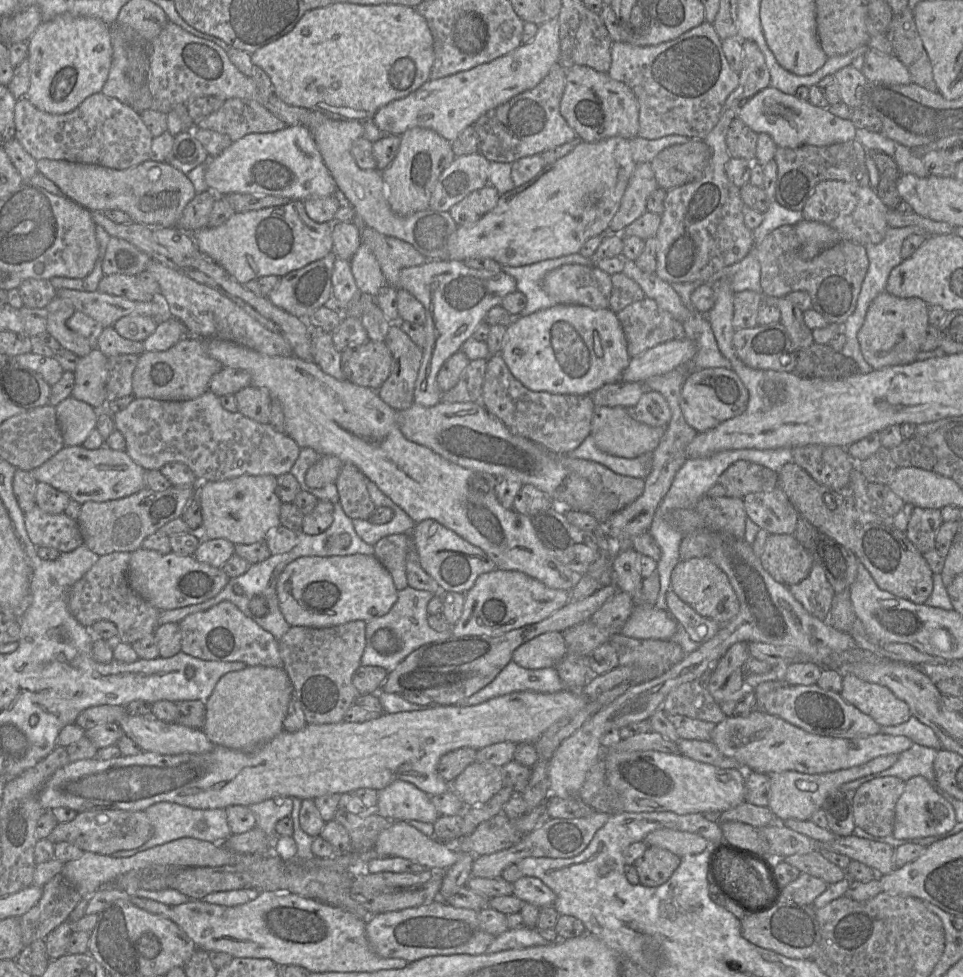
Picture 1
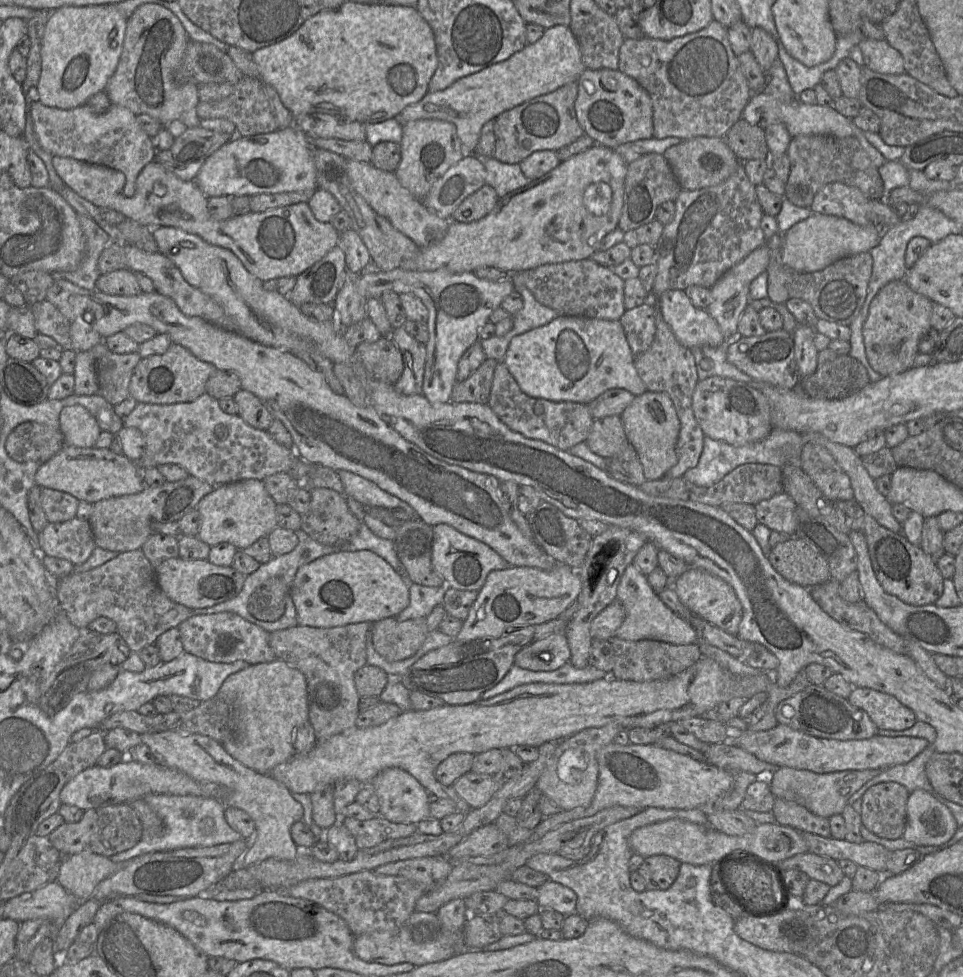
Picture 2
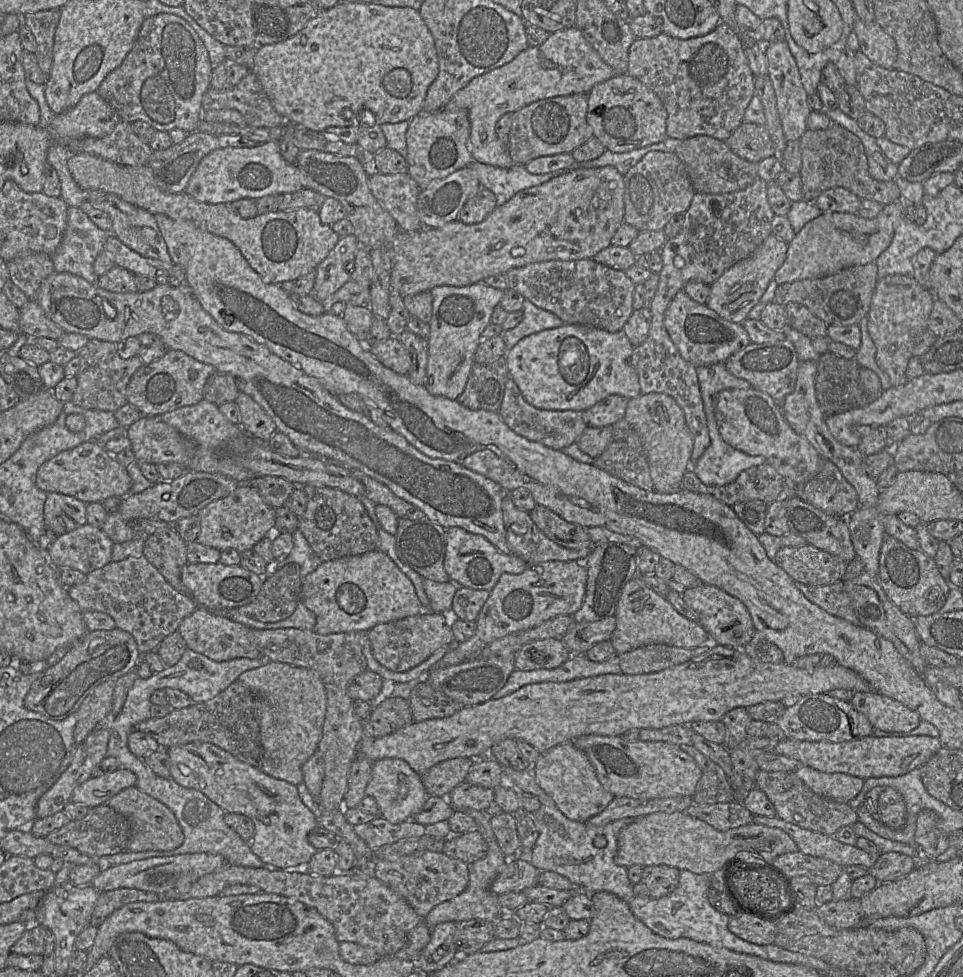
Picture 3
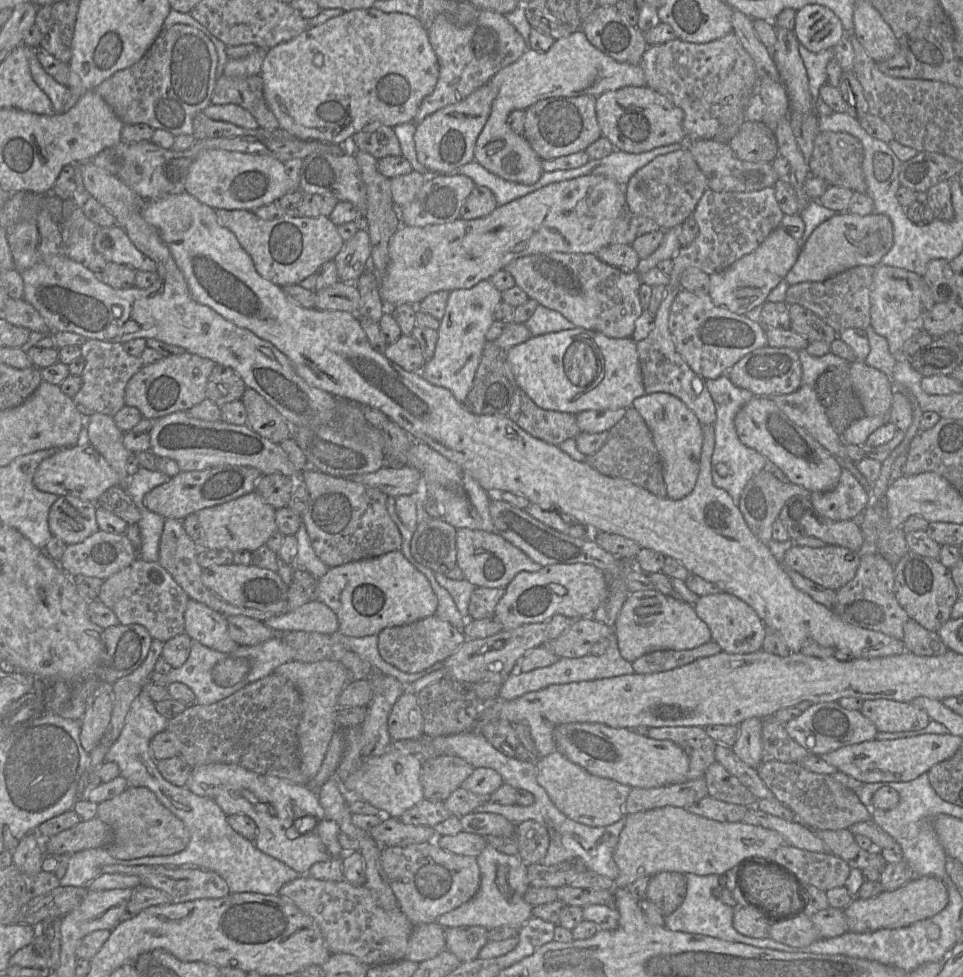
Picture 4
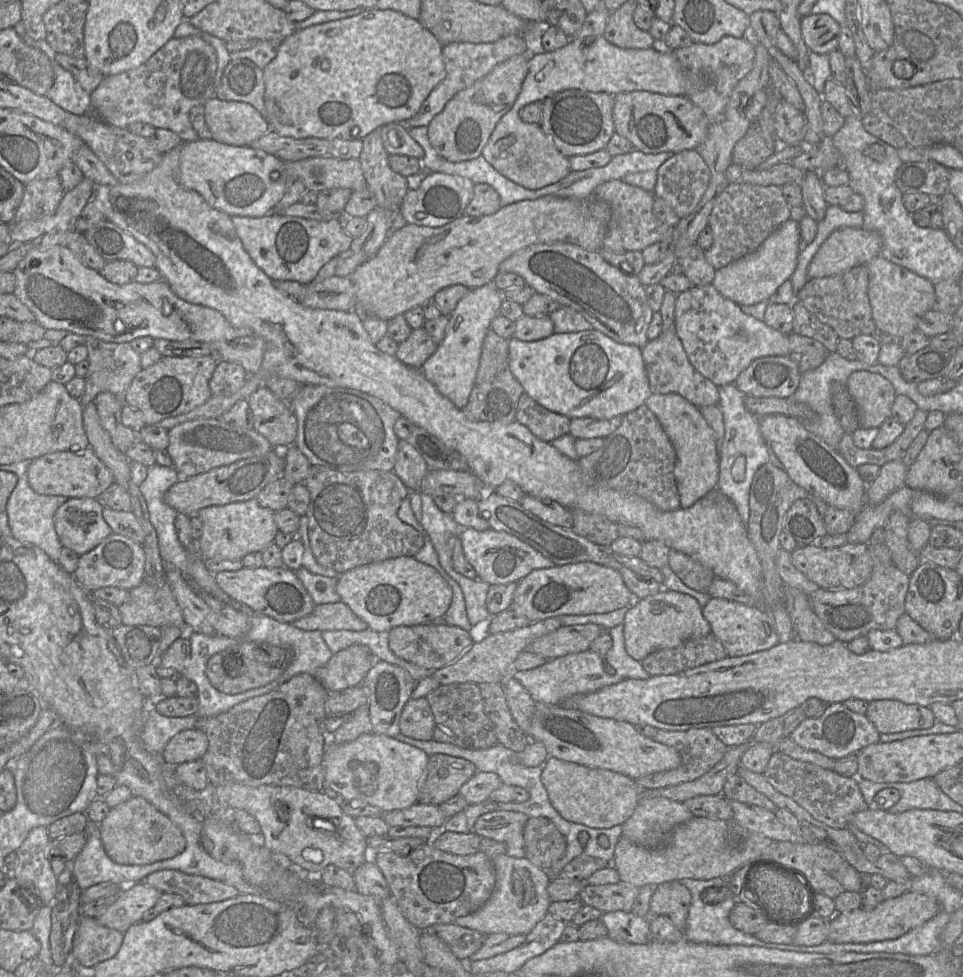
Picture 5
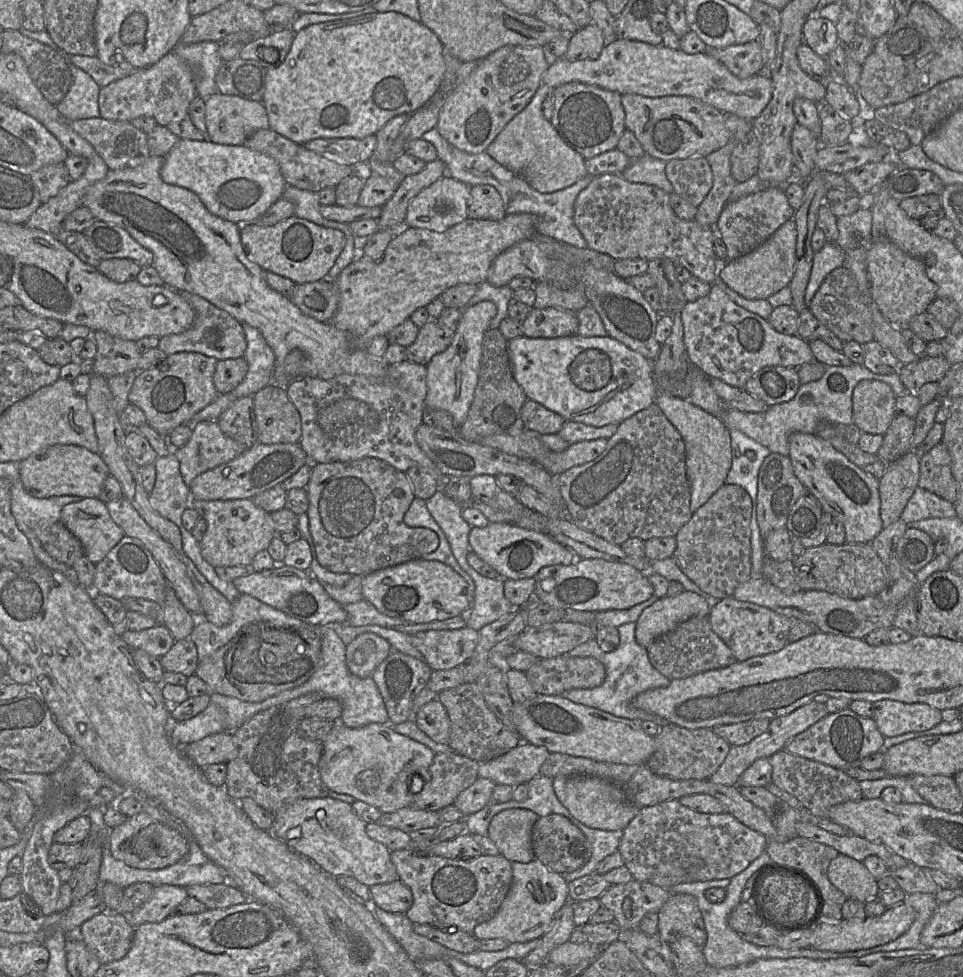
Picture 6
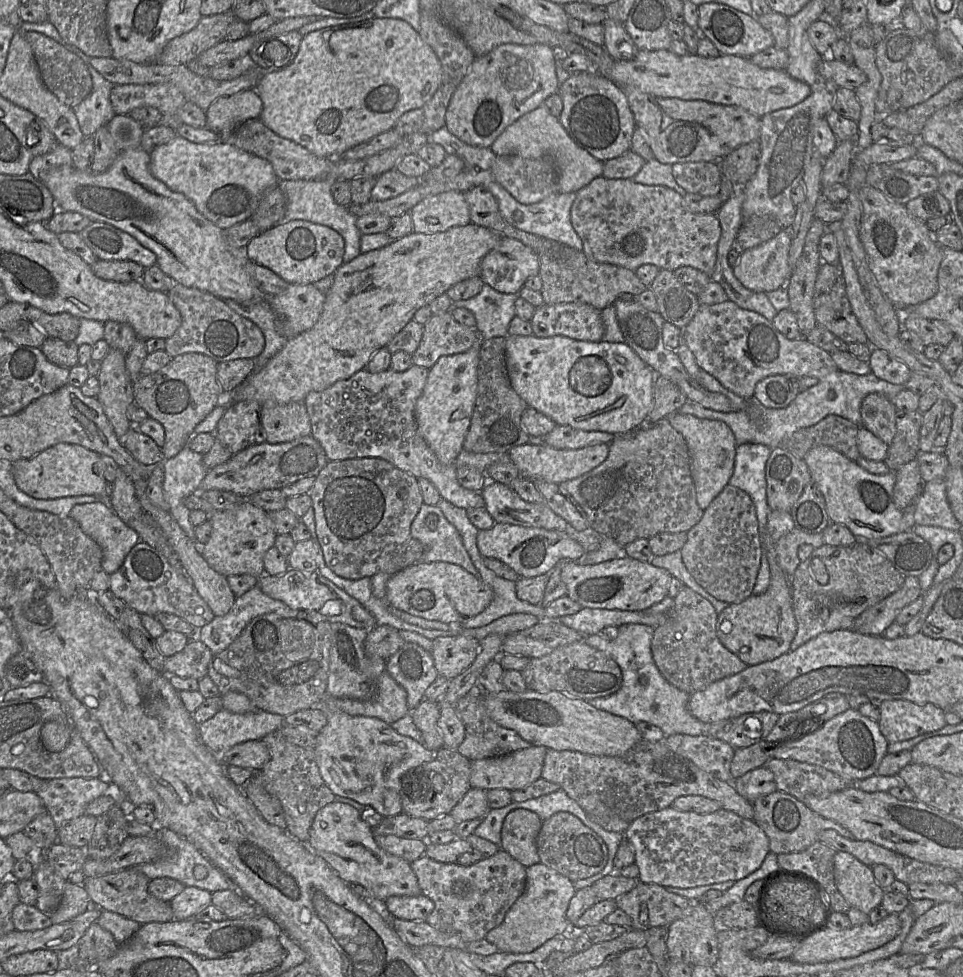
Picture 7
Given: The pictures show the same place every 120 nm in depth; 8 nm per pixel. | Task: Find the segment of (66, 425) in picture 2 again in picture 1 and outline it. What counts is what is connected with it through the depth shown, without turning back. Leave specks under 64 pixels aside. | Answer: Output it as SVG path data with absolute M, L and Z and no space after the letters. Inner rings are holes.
M71 396L61 401L55 412L65 446L82 446L96 428L97 410Z

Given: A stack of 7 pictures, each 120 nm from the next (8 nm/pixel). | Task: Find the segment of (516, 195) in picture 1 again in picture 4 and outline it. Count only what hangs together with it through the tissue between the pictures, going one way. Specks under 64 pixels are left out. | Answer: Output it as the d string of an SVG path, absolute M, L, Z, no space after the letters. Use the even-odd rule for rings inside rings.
M585 175L563 180L543 186L520 198L517 198L503 206L497 206L492 213L485 217L472 220L457 218L456 220L444 224L433 224L424 227L402 225L392 236L389 242L389 263L385 273L379 278L379 294L388 308L409 303L418 305L429 294L439 291L453 291L456 289L470 289L483 280L489 280L496 272L503 270L511 261L537 253L592 253L596 254L601 248L611 243L611 236L614 225L618 217L625 211L624 187L613 179L604 175Z

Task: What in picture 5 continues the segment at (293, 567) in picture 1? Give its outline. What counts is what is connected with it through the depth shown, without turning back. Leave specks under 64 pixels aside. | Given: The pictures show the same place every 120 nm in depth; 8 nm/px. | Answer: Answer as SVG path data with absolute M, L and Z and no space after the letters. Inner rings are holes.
M400 556L379 562L373 562L366 565L358 566L341 573L337 577L336 590L341 597L341 602L347 604L351 610L368 625L368 628L377 632L390 631L396 626L415 626L425 623L431 623L434 620L440 620L450 607L452 601L452 589L448 582L441 576L441 574L432 566L416 560L412 556Z

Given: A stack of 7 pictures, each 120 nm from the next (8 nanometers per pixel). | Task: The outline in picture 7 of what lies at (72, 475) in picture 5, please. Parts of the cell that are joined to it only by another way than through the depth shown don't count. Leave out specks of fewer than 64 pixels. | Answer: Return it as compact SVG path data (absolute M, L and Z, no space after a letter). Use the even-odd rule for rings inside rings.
M58 443L31 458L12 462L12 474L18 488L36 499L70 496L102 496L107 459L81 445Z

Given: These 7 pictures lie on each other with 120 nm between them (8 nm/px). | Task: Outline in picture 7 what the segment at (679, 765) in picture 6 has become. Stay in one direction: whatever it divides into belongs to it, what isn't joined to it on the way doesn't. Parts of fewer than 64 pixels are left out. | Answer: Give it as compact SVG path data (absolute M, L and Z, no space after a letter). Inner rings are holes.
M673 734L665 736L663 742L701 770L719 780L733 783L730 766L735 749L728 743L705 734Z

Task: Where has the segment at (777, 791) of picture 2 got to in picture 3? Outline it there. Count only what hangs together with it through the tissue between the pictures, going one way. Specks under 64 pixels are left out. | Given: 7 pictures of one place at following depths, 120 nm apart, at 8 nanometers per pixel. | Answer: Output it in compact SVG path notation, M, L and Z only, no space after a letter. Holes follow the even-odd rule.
M803 766L794 772L813 792L840 803L849 803L863 788L865 780L845 773L824 773Z

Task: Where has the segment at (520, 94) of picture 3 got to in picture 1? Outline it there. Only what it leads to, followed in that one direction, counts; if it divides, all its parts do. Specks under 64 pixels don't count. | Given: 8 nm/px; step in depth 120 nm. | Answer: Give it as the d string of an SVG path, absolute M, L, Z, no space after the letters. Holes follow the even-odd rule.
M557 18L538 26L533 40L521 44L518 48L488 63L480 64L466 71L461 71L439 79L429 79L408 96L394 100L381 107L372 117L373 122L384 134L401 136L405 131L414 127L431 129L443 138L452 142L459 133L485 114L514 96L537 86L549 73L551 67L558 63L560 54L559 23Z

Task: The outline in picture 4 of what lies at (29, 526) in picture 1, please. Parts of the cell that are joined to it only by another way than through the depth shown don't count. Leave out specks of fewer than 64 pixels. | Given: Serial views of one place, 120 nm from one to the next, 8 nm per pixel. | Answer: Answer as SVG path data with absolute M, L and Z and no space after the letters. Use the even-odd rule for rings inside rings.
M98 530L80 543L67 545L59 566L70 577L84 575L105 580L131 565L136 559L137 549L125 534Z

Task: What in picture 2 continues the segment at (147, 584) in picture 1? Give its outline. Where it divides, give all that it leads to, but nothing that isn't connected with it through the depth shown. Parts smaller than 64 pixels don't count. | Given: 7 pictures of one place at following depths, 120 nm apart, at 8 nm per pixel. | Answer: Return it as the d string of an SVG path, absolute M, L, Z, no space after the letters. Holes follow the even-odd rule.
M169 558L155 566L156 581L159 588L172 601L190 609L207 608L237 596L246 576L231 566L218 566L204 560L183 560Z

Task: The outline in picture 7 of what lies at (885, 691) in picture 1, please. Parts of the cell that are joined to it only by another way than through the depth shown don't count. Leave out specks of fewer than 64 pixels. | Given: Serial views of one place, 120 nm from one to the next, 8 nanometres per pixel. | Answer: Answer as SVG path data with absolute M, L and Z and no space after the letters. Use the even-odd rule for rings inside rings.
M904 699L884 700L877 703L879 703L880 708L879 728L889 743L900 742L927 732L933 732L947 724L945 711L932 703L916 704Z

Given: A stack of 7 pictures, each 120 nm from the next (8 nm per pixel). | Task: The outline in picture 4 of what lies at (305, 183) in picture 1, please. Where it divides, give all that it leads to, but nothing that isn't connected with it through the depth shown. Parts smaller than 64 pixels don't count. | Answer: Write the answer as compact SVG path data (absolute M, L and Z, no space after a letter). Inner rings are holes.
M224 149L201 152L189 167L185 191L214 209L248 210L277 202L290 190L284 164L269 155Z

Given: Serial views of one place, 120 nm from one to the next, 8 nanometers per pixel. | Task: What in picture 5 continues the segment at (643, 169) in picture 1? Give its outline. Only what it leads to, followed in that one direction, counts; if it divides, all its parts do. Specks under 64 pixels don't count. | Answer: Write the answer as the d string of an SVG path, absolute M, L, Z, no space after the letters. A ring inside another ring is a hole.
M694 150L674 154L657 169L655 198L663 199L680 219L690 215L700 202L710 182L710 170L703 158Z

